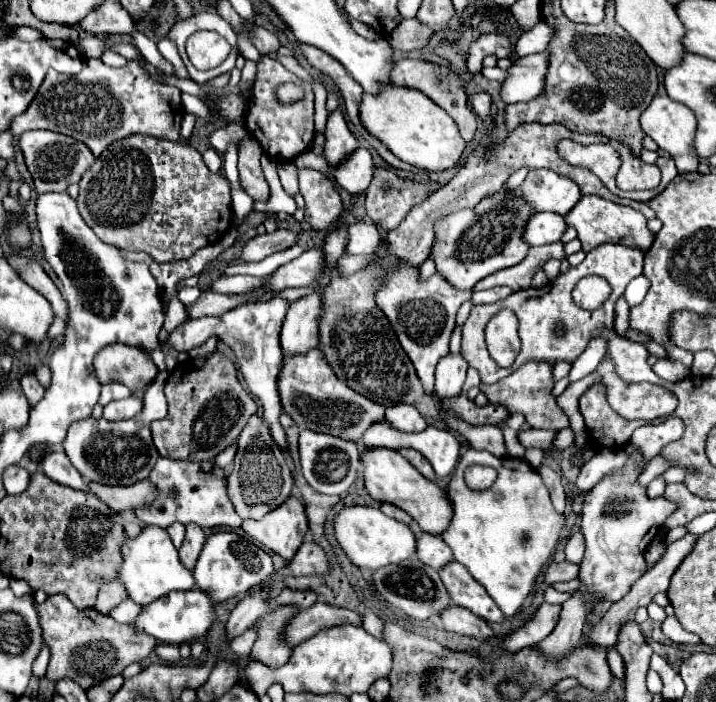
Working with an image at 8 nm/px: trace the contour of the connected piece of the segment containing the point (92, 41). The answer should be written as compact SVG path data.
M87 36L87 38L83 38L83 40L79 40L77 42L79 46L81 46L81 50L83 50L83 54L85 56L95 56L95 58L99 58L103 52L101 52L101 46L105 46L107 44L107 40L103 40L103 38L97 38L97 36Z

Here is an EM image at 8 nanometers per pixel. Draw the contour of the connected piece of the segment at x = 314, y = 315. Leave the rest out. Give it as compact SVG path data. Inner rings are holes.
M311 292L289 306L281 330L281 348L291 354L303 354L319 344L319 318L323 316L323 298Z

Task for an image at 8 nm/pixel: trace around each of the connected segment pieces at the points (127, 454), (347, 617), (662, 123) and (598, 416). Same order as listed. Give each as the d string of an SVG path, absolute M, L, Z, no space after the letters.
M159 372L155 382L151 382L151 386L147 386L145 394L143 394L143 412L137 414L131 420L123 420L123 422L109 422L105 418L85 418L85 420L77 420L69 426L67 436L63 440L63 450L69 456L71 464L77 468L77 472L85 478L85 480L93 480L99 484L109 484L109 486L127 486L133 484L135 480L143 480L147 478L147 474L151 472L151 468L155 466L159 454L153 446L151 440L151 422L153 420L161 420L167 416L167 400L163 394L165 382L167 382L167 372Z
M317 602L307 610L301 610L295 618L291 618L289 628L287 628L287 642L293 646L311 638L323 628L329 626L339 626L339 624L353 624L361 626L363 618L359 612L347 610L347 608L337 608L327 602Z
M655 96L653 102L647 106L647 110L641 114L639 122L641 122L641 130L647 136L651 136L661 150L665 150L673 156L679 172L695 172L697 170L699 158L695 154L695 148L693 148L697 120L695 120L695 114L685 104L675 102L669 96Z
M603 384L589 386L589 390L581 396L581 414L585 418L587 432L597 448L621 448L627 444L633 430L647 424L659 424L665 420L665 418L657 418L657 420L621 418L609 406Z

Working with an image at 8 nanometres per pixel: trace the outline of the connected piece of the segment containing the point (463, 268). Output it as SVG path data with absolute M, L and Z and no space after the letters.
M499 192L495 198L483 198L475 210L459 210L435 222L435 246L431 256L435 258L437 272L447 278L459 290L471 290L485 276L519 264L529 246L521 240L523 222L533 214L531 206L519 198L519 194Z

